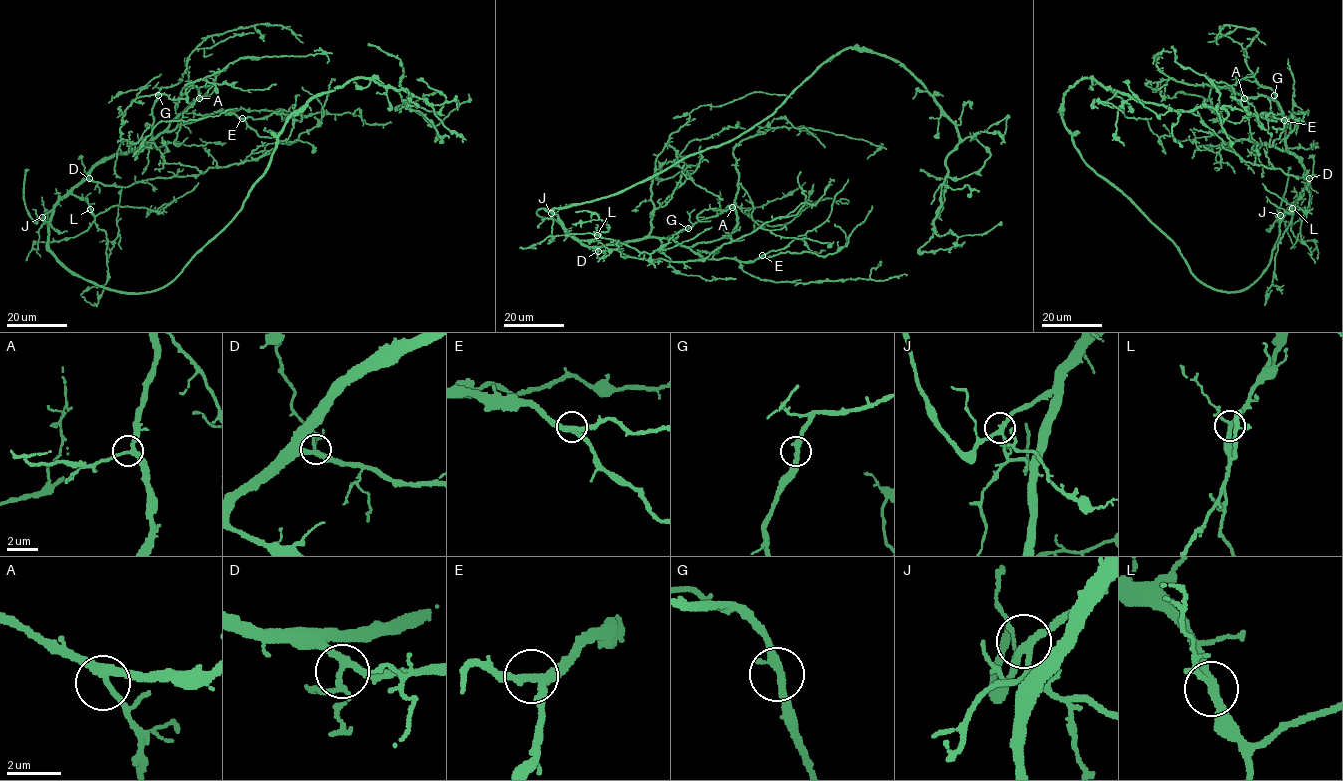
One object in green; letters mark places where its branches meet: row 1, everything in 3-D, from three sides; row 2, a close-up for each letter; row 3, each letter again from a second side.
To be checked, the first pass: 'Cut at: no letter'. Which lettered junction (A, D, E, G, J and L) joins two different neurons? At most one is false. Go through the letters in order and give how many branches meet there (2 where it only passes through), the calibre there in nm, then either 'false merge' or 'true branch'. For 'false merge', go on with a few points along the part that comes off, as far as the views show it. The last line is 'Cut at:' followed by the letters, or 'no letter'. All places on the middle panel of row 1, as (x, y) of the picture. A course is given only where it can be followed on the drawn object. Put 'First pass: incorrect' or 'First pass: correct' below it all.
A: branches 3; calibre 280 nm; true branch
D: branches 3; calibre 240 nm; true branch
E: branches 3; calibre 240 nm; true branch
G: branches 3; calibre 260 nm; true branch
J: branches 3; calibre 240 nm; true branch
L: branches 3; calibre 260 nm; true branch
Cut at: no letter
First pass: correct

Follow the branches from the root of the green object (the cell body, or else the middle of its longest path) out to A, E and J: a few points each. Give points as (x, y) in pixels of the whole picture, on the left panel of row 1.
A: (149, 292), (119, 292), (72, 274), (49, 249), (49, 218), (96, 165), (145, 146), (206, 95), (199, 98)
E: (149, 292), (119, 292), (72, 274), (49, 249), (54, 205), (96, 165), (180, 124), (218, 112), (242, 118)
J: (149, 292), (119, 292), (72, 274), (49, 249), (49, 222), (42, 217)

